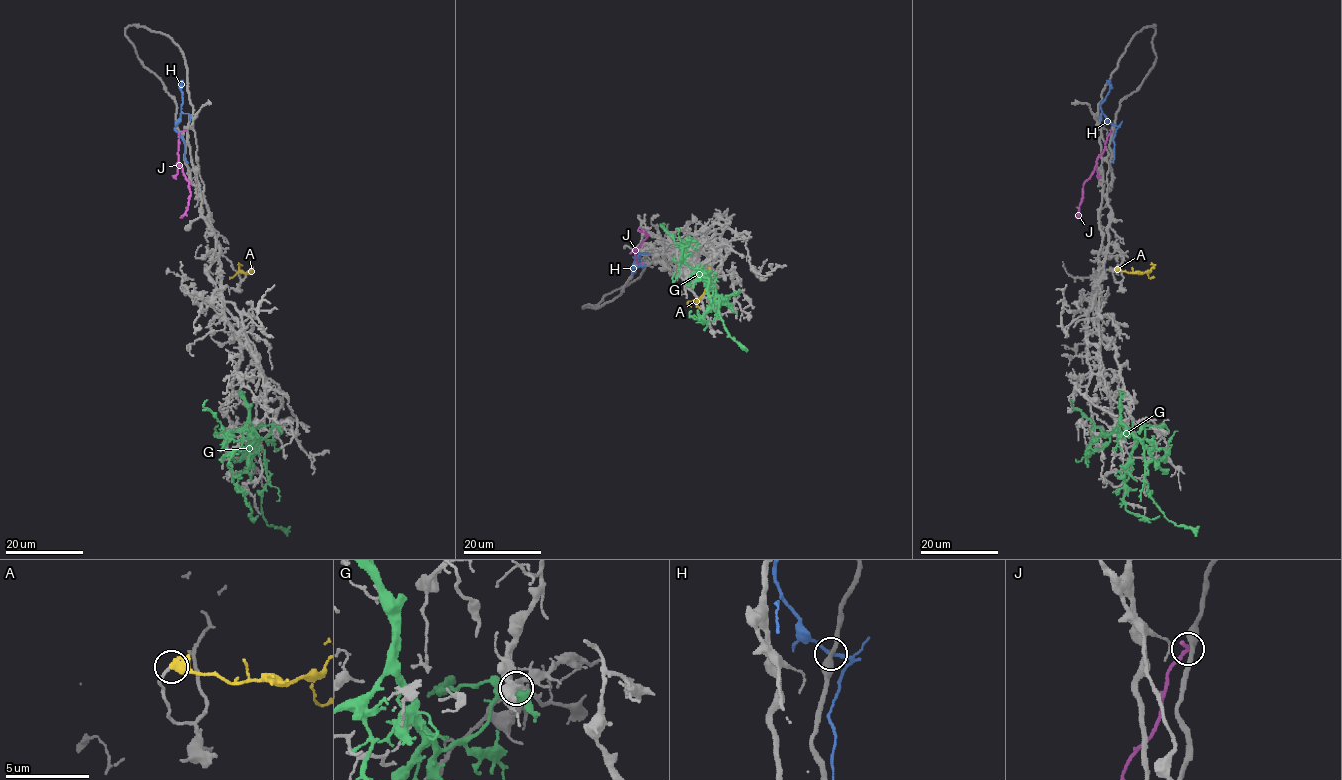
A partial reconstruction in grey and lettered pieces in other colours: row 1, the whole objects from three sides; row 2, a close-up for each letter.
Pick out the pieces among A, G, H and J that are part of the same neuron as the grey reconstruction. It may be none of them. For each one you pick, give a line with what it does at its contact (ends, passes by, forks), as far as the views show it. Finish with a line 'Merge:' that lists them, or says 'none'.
A: it passes by
Merge: A

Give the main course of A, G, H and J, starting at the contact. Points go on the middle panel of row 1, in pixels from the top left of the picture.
A: (709, 268), (707, 288), (696, 300), (688, 302), (691, 307)
G: (735, 295), (716, 294), (726, 297), (718, 308), (720, 318), (731, 337), (746, 351)
H: (633, 266), (638, 253), (638, 262), (640, 259)
J: (638, 264), (635, 249), (648, 234), (639, 228)

